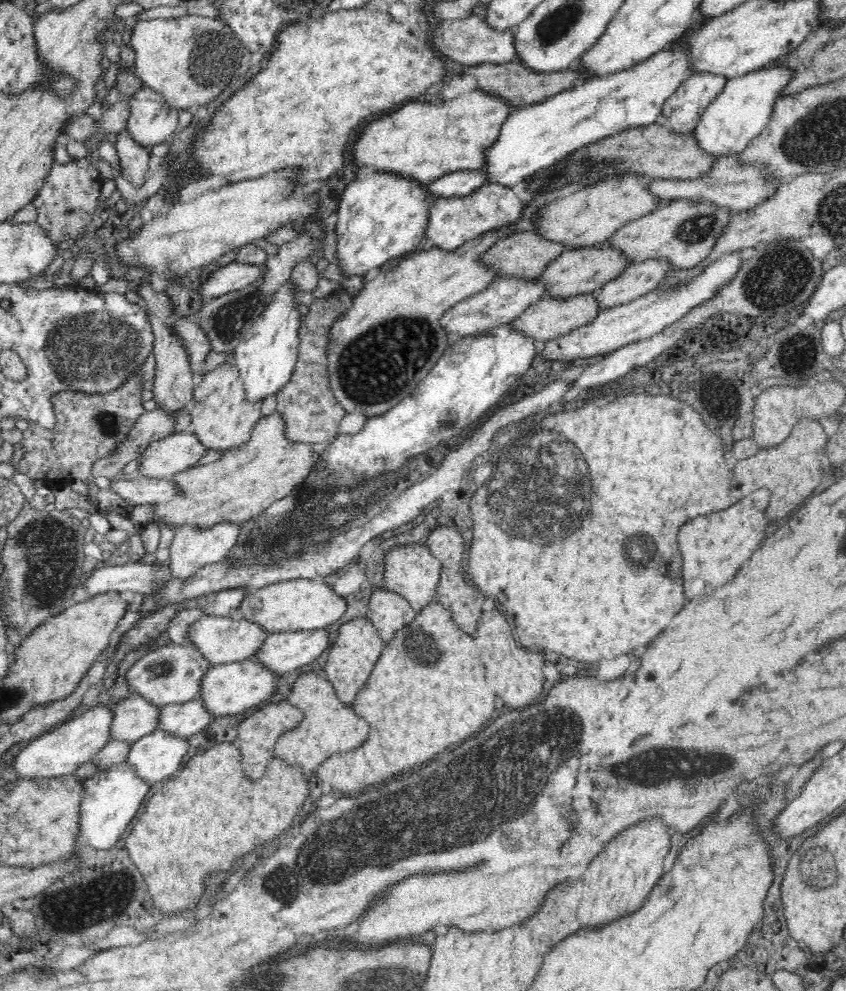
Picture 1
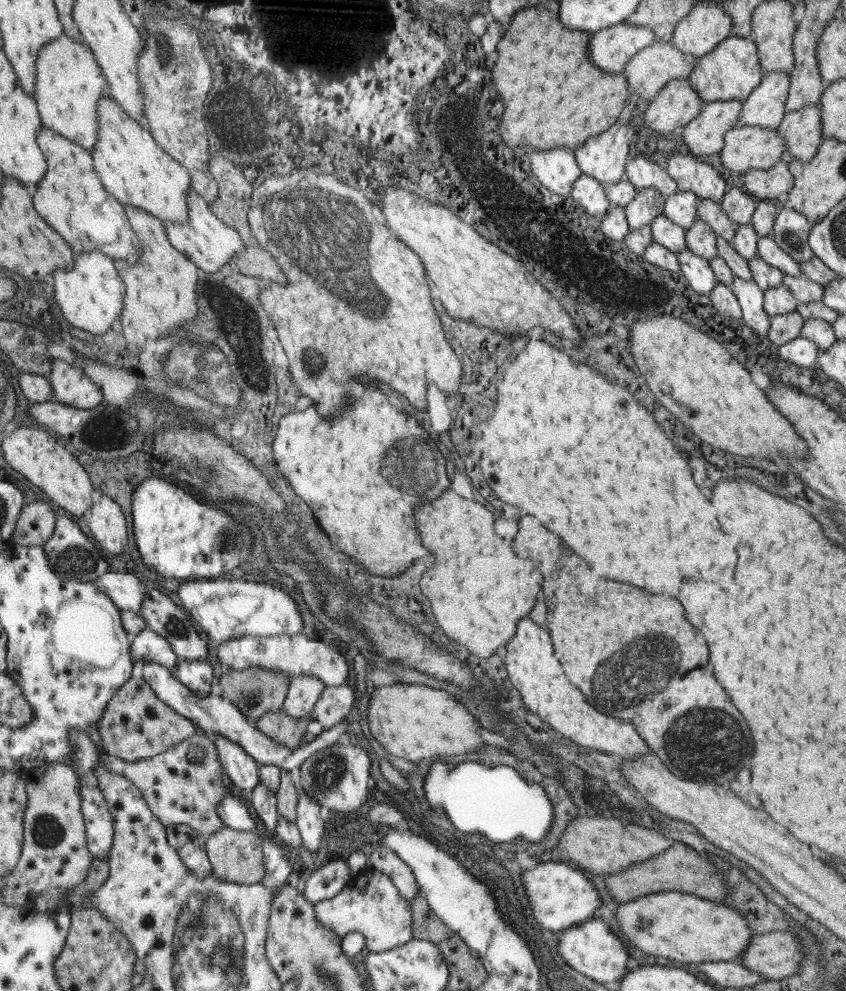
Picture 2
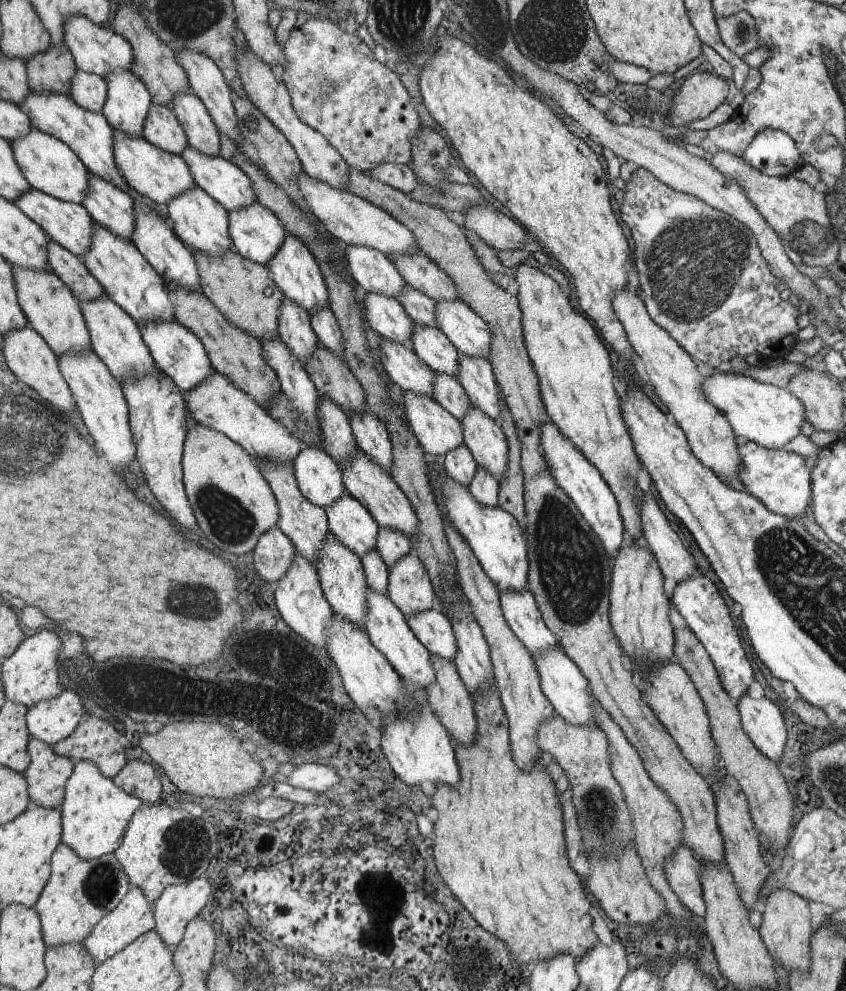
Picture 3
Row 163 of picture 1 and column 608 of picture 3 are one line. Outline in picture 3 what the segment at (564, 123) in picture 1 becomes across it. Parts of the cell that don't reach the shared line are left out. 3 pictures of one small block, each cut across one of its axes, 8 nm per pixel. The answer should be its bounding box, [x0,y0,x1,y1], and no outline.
[541,418,627,558]

